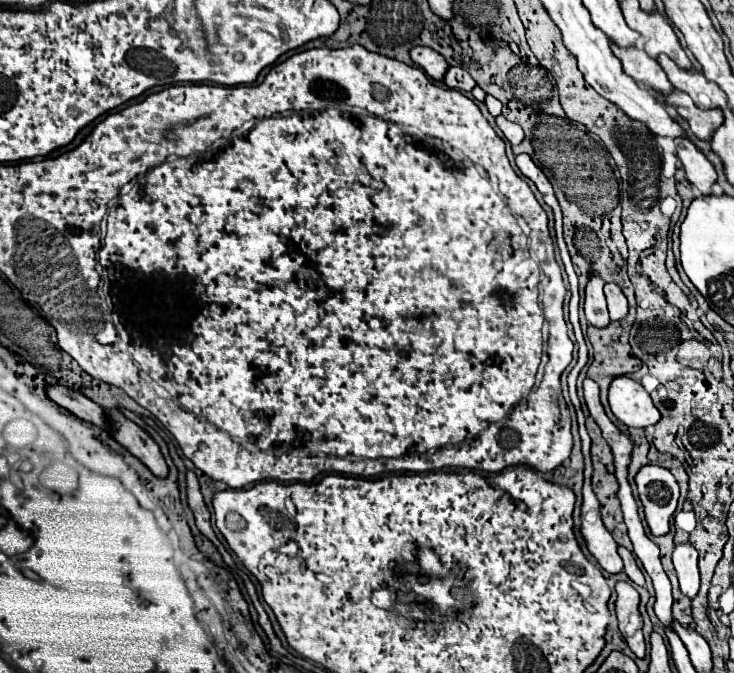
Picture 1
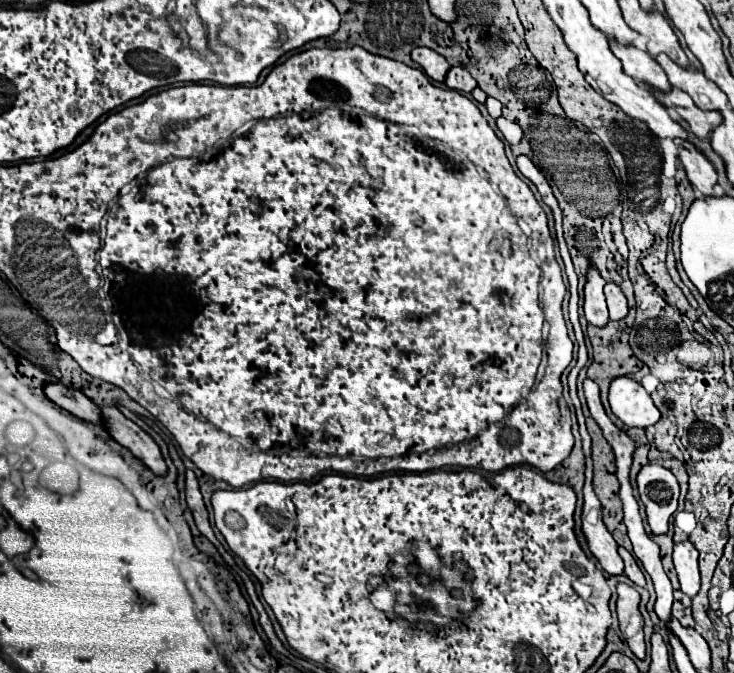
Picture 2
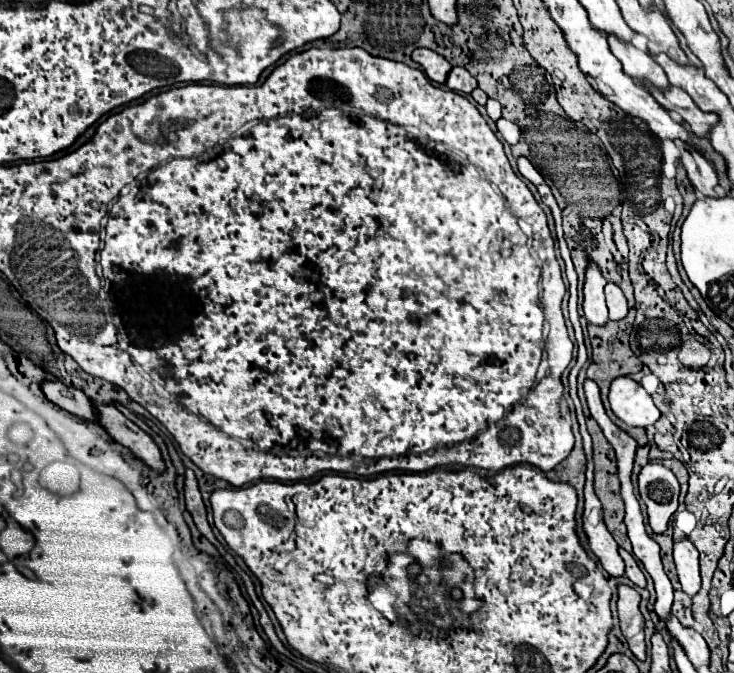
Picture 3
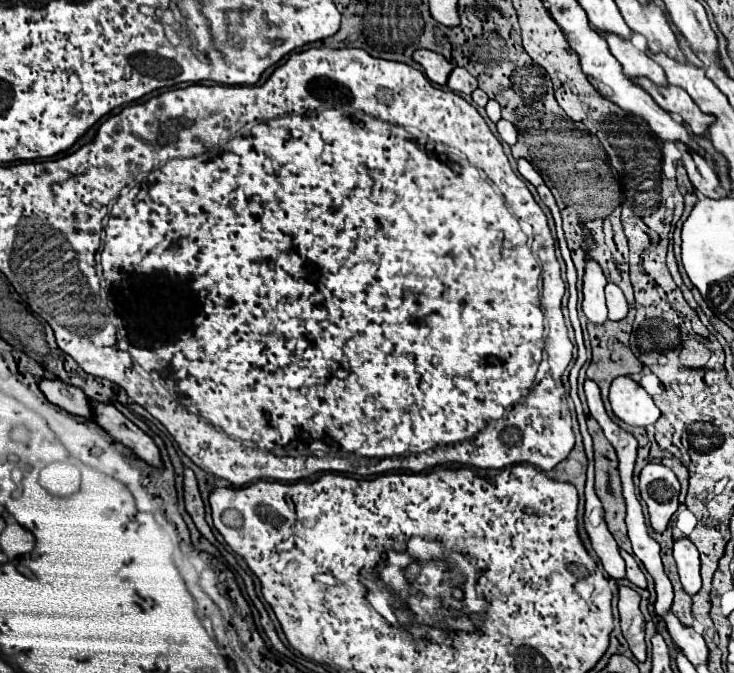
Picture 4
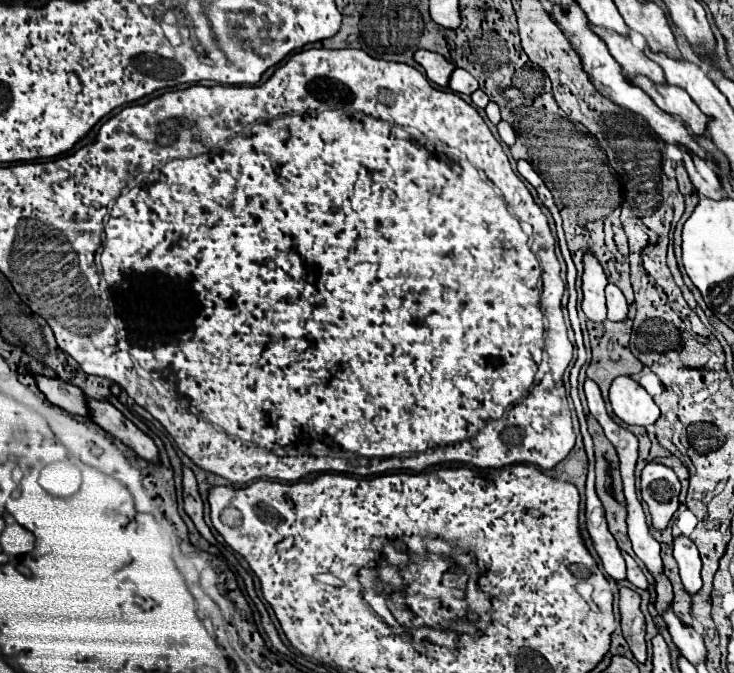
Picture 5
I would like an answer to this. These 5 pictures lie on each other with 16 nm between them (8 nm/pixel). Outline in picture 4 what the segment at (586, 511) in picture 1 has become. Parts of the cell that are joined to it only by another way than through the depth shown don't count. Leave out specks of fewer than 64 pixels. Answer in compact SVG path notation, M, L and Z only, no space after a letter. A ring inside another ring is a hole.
M586 508L584 512L584 528L588 532L592 550L600 558L604 570L612 578L624 578L624 560L618 552L618 544L612 538L612 534L606 528L606 522L602 520L600 510L596 508Z

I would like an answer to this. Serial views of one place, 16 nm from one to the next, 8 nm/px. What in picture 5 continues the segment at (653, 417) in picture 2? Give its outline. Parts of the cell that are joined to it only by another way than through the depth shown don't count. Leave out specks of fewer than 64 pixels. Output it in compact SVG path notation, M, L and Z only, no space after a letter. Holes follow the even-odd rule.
M618 376L612 382L610 404L614 414L630 426L650 426L660 418L652 396L630 376Z

